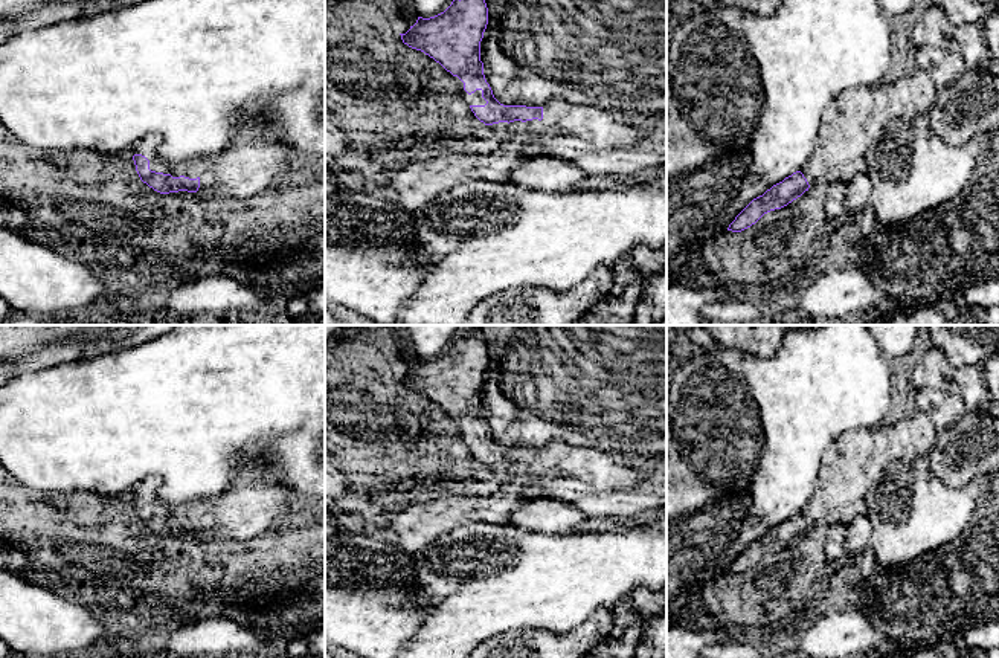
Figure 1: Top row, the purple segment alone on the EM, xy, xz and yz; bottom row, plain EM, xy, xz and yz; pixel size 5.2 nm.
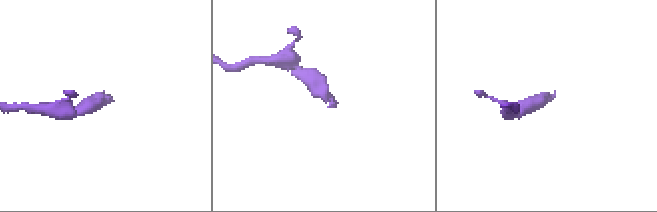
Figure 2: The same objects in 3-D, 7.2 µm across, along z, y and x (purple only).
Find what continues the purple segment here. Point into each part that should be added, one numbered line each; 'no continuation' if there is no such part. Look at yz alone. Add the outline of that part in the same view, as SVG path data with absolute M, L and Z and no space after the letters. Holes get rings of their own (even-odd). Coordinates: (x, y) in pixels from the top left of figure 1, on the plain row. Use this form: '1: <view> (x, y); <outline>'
1: yz (856, 461); M911 405L906 418L840 435L825 452L810 499L799 511L808 527L845 527L866 513L865 498L894 463L926 461L936 438L927 412Z

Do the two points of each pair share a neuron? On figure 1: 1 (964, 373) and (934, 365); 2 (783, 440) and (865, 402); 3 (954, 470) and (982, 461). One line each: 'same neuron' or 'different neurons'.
1: same neuron
2: same neuron
3: same neuron

